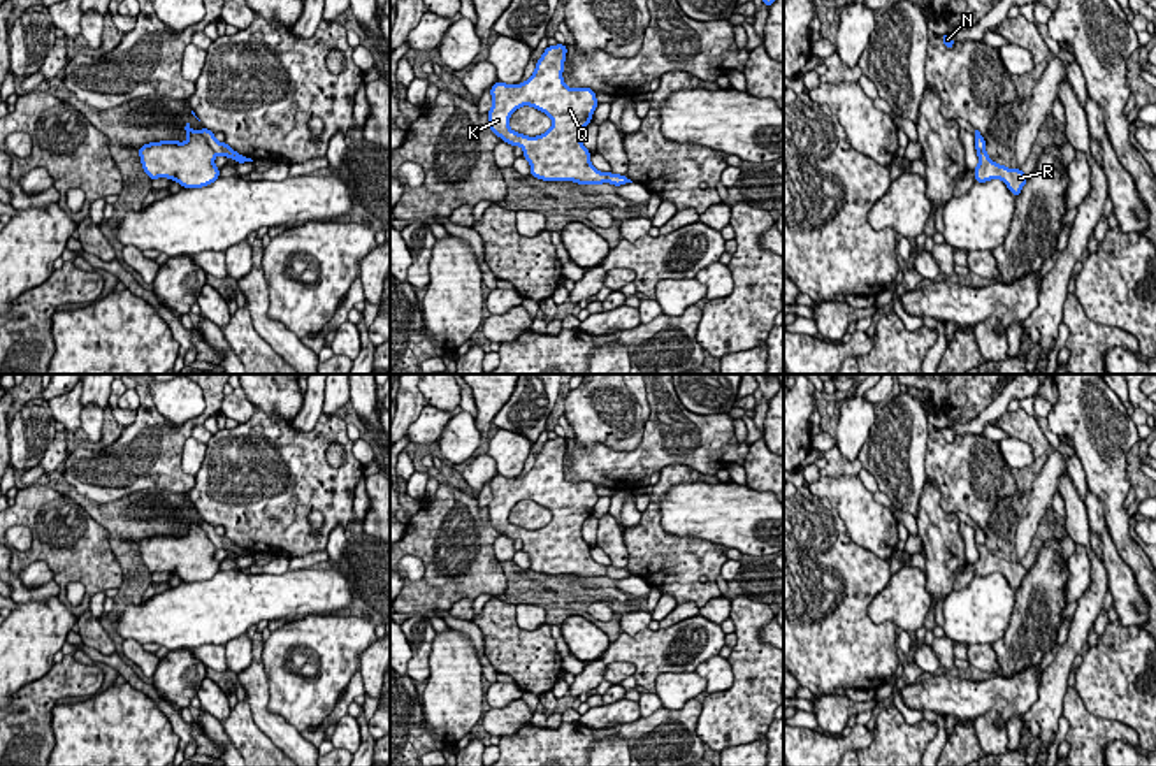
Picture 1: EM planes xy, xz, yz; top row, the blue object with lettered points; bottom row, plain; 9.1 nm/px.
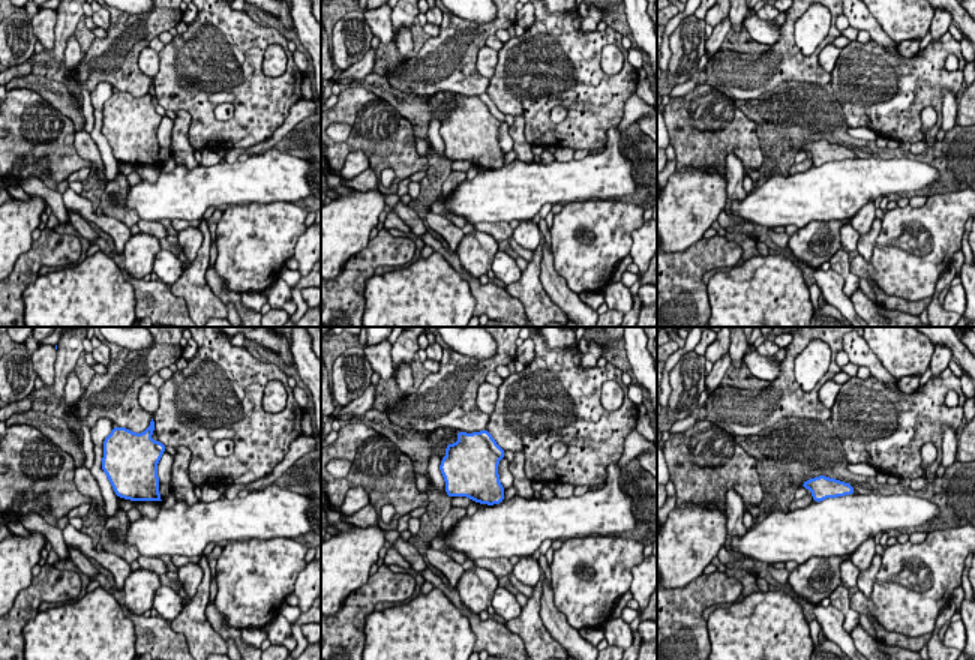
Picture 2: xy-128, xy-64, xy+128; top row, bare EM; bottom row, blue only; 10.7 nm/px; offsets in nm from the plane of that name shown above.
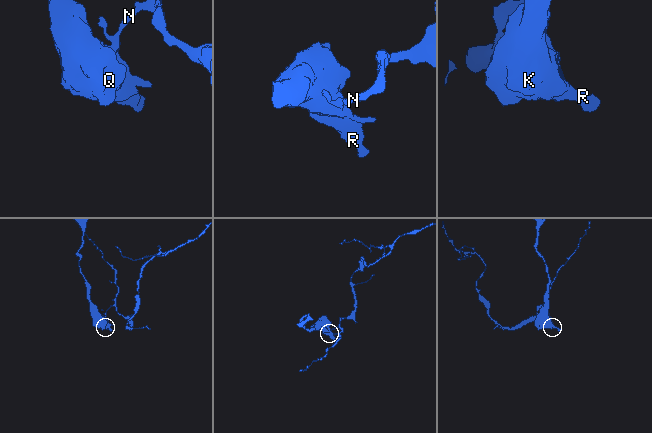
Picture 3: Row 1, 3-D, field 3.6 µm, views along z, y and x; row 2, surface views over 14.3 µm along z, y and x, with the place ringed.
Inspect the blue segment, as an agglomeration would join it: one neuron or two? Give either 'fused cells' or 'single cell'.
fused cells

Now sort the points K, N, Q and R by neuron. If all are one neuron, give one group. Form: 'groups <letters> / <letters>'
groups K Q R / N

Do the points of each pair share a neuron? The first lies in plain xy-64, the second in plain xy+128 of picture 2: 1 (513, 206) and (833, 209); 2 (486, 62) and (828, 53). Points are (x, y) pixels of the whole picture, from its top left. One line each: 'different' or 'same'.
1: same
2: same

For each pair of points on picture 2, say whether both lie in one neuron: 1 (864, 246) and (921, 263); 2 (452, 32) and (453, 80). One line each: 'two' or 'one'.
1: two
2: one

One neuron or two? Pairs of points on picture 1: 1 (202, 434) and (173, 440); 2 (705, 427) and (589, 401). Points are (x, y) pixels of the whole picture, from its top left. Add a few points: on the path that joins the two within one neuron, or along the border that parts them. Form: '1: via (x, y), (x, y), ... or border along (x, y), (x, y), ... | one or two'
1: border along (202, 424), (190, 436) | two
2: border along (647, 392), (649, 420), (643, 438), (626, 450) | two

